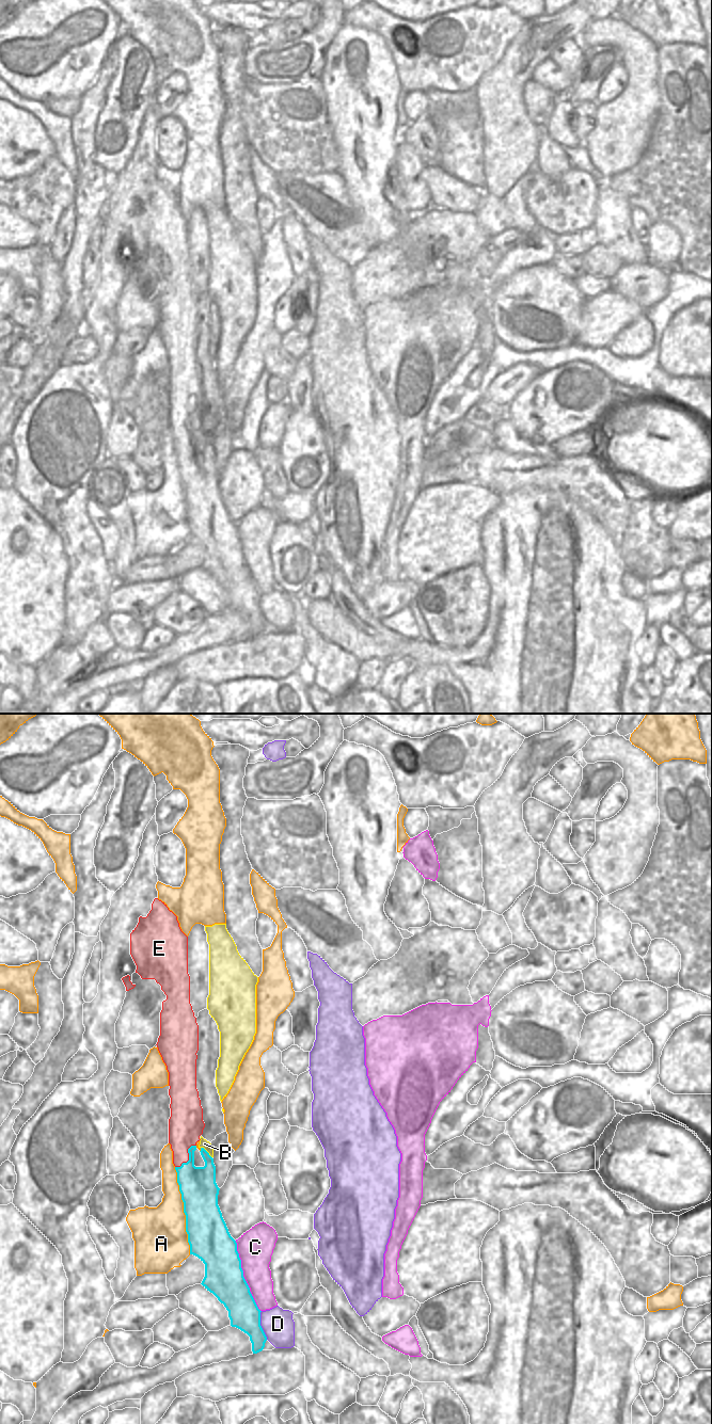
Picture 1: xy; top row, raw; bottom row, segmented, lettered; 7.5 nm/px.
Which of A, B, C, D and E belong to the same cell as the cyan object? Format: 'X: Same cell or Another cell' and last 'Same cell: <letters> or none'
A: Another cell
B: Another cell
C: Another cell
D: Another cell
E: Same cell
Same cell: E.

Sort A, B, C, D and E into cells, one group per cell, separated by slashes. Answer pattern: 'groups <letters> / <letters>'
groups A / B / C / D / E

